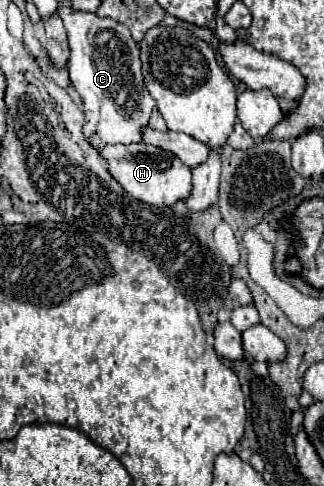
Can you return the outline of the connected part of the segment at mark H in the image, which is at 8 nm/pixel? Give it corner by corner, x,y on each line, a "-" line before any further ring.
115,144
101,148
101,158
109,164
111,176
137,200
153,206
171,206
191,196
191,168
175,154
149,144

